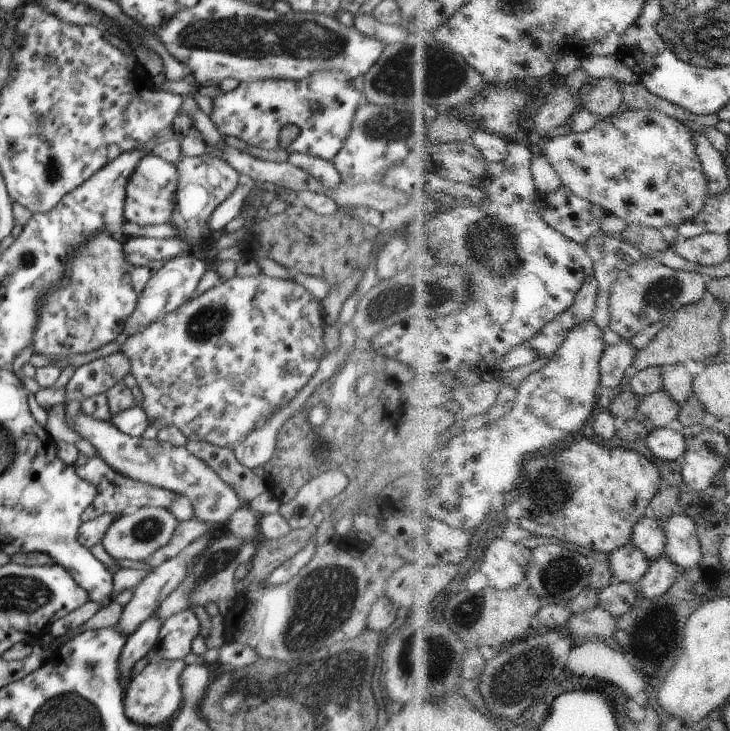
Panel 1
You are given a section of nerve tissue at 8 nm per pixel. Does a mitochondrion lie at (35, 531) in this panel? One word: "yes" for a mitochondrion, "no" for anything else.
no

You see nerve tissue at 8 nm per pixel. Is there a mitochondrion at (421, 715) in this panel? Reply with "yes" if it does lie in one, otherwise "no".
no

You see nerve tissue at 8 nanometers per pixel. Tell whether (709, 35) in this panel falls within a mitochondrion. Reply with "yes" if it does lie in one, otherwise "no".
yes

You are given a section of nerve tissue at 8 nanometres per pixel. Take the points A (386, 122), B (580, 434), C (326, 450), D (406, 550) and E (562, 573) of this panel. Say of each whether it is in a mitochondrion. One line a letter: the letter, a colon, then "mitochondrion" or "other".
A: mitochondrion
B: other
C: mitochondrion
D: other
E: mitochondrion

